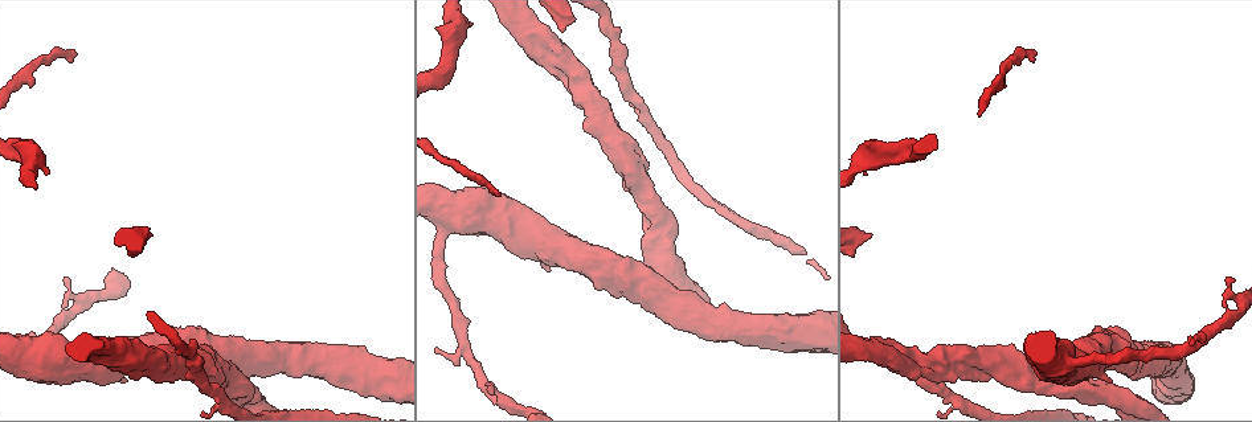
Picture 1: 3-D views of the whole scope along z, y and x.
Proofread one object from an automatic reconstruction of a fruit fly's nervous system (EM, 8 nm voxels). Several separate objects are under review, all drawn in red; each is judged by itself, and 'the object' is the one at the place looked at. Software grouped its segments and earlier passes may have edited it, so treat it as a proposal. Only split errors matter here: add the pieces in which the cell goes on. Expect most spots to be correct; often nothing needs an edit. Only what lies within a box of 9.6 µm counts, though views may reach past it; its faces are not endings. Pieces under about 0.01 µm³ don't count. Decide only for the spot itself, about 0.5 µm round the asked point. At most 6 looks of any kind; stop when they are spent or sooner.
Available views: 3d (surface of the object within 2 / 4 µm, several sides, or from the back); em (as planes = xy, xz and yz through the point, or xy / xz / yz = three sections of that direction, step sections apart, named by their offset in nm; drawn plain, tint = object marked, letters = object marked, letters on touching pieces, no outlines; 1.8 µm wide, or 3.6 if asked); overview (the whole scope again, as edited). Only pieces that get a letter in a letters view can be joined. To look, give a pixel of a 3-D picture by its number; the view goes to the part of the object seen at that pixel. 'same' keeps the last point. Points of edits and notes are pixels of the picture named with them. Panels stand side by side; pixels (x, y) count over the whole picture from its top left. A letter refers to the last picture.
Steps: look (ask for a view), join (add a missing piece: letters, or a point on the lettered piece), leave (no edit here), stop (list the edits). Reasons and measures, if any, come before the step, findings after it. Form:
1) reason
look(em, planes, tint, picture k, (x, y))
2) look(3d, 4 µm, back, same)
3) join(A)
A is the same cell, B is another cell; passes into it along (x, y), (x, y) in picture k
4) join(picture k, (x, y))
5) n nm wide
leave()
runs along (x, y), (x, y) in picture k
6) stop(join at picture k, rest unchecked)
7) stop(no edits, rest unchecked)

end of a long branch
look(3d, 4 µm, picture 1, (1036, 54))

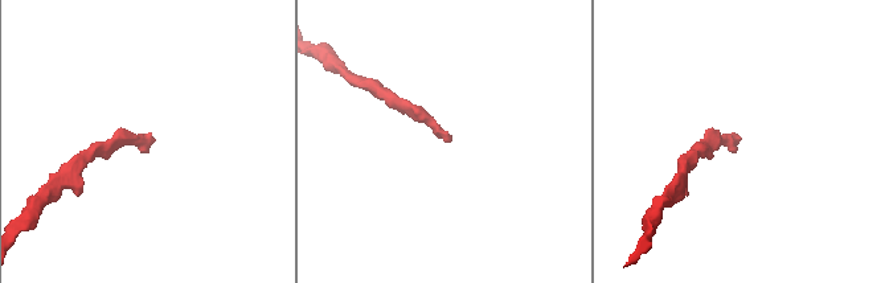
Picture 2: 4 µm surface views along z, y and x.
now the EM
look(em, xz, step 4, letters, picture 2, (152, 139))

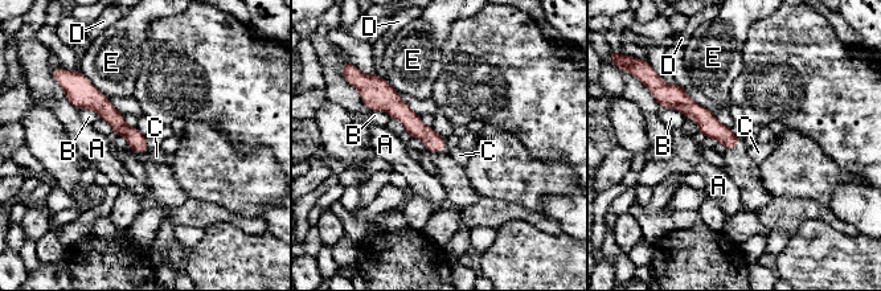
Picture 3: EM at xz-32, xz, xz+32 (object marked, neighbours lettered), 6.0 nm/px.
look(em, planes, letters, same)

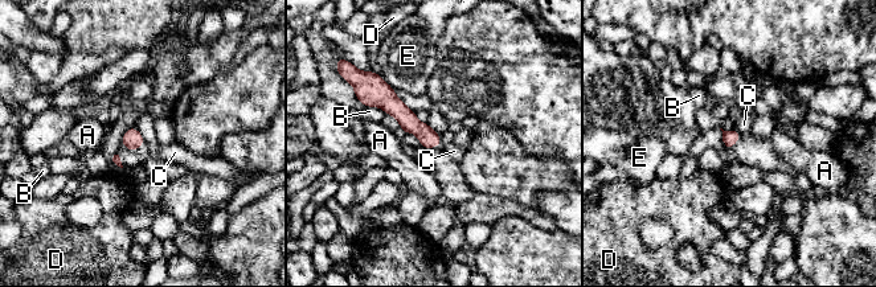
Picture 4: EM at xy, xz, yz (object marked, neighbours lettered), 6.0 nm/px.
B touches over 140 nm
leave()
A, B, C, D and E are other cells; no lettered piece goes on from it

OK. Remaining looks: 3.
an open end
look(3d, 2 µm, picture 1, (489, 391))

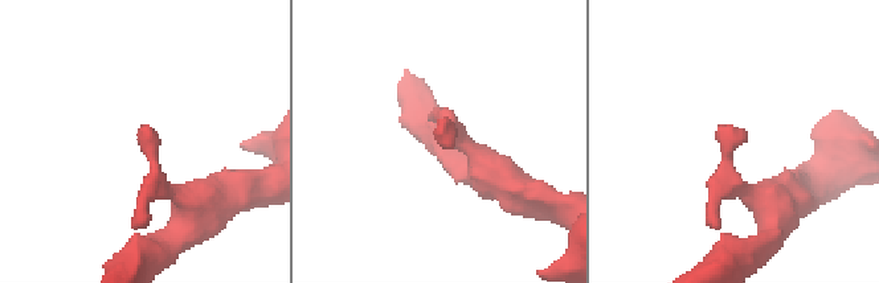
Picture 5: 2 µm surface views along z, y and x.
shape alone is not enough
look(em, planes, letters, picture 5, (436, 128))

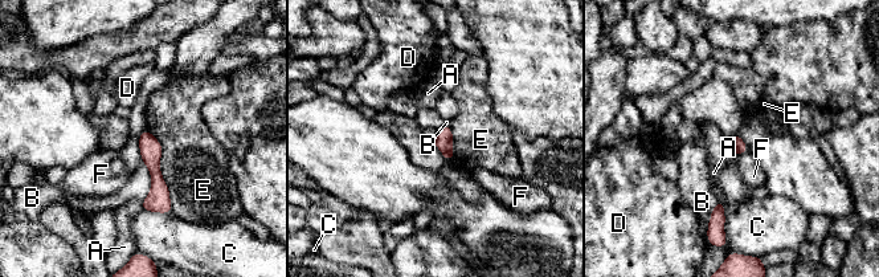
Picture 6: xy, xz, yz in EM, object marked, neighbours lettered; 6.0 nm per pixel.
leave()
A, B, C, D, E and F are other cells; runs along (146, 134), (159, 202), (167, 210) in picture 6; none of them fits

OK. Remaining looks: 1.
long arm stops here
look(em, planes, letters, picture 1, (869, 233))

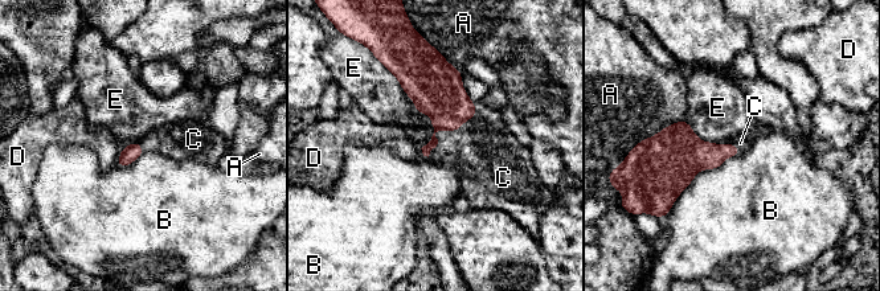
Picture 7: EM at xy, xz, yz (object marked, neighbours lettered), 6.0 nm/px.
join(C)
C is the same cell, A, B, D and E are other cells; passes into it along (438, 91), (450, 130), (484, 143) in picture 7; the cell continues

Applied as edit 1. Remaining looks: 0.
stop(join at picture 7, rest unchecked)

